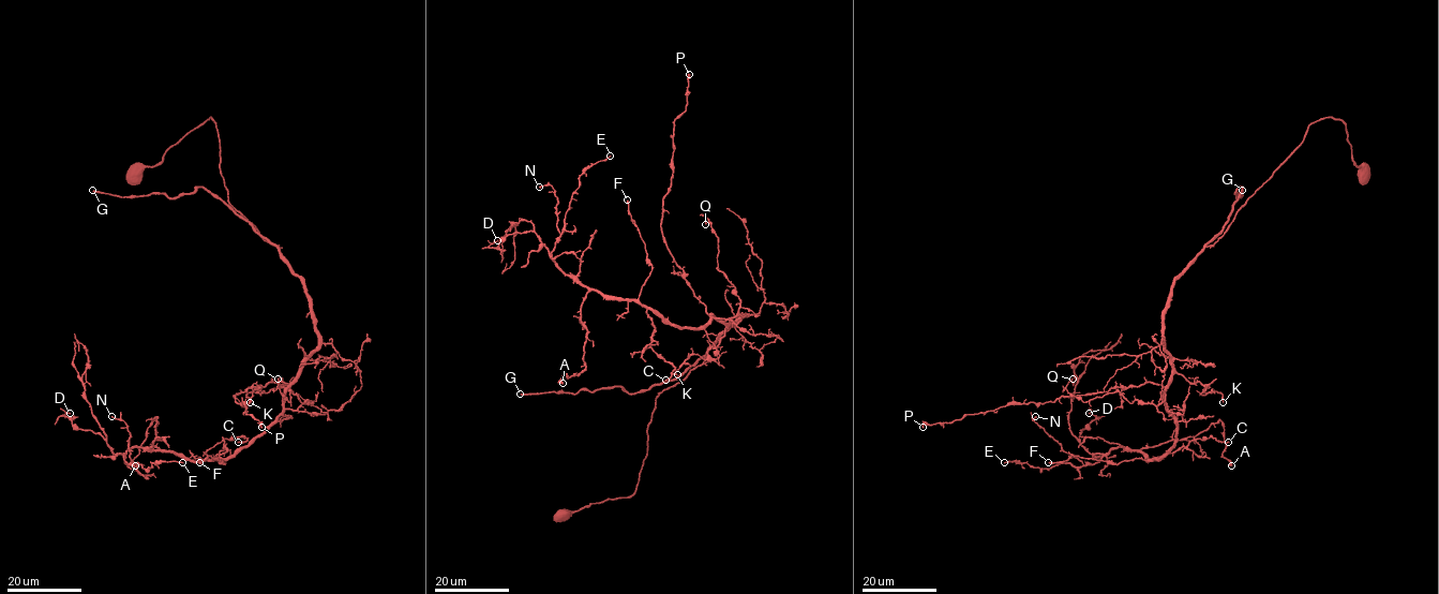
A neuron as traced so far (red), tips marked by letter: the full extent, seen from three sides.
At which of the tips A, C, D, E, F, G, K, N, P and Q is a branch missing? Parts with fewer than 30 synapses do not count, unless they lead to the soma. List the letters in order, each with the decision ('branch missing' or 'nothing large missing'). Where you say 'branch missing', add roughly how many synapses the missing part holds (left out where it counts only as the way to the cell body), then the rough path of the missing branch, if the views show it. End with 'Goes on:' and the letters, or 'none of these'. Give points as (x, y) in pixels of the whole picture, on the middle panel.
A: nothing large missing
C: nothing large missing
D: nothing large missing
E: nothing large missing
F: nothing large missing
G: branch missing; about 250 synapses
K: nothing large missing
N: nothing large missing
P: nothing large missing
Q: nothing large missing
Goes on: G

